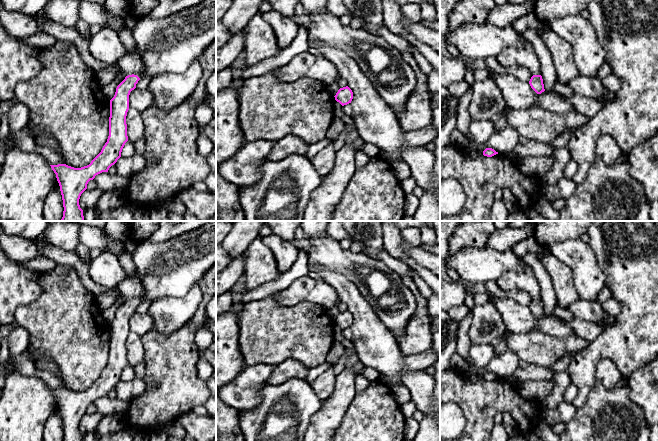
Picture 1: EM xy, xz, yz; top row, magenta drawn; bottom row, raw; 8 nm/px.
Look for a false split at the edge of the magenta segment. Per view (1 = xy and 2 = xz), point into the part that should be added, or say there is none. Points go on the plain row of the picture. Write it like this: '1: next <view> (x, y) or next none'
1: next xy (171, 268)
2: next none

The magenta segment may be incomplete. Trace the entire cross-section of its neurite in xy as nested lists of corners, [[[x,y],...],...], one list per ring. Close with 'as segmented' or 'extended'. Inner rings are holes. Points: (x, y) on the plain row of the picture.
[[[216,223],[204,224],[200,228],[160,243],[139,242],[131,255],[135,270],[143,285],[143,294],[138,299],[126,300],[117,310],[115,319],[110,324],[109,360],[101,376],[89,389],[81,392],[66,388],[50,389],[60,410],[64,431],[63,441],[84,441],[79,423],[87,413],[88,406],[96,399],[108,396],[109,392],[121,381],[122,373],[128,365],[126,340],[129,334],[129,319],[136,312],[140,302],[165,297],[183,297],[216,264]]] | extended

